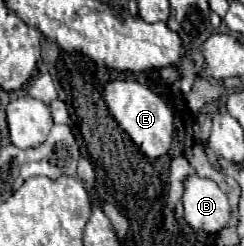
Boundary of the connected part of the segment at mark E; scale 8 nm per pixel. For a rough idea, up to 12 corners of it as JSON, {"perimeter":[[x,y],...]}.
{"perimeter":[[109,81],[105,103],[147,157],[169,151],[173,113],[139,81]]}

